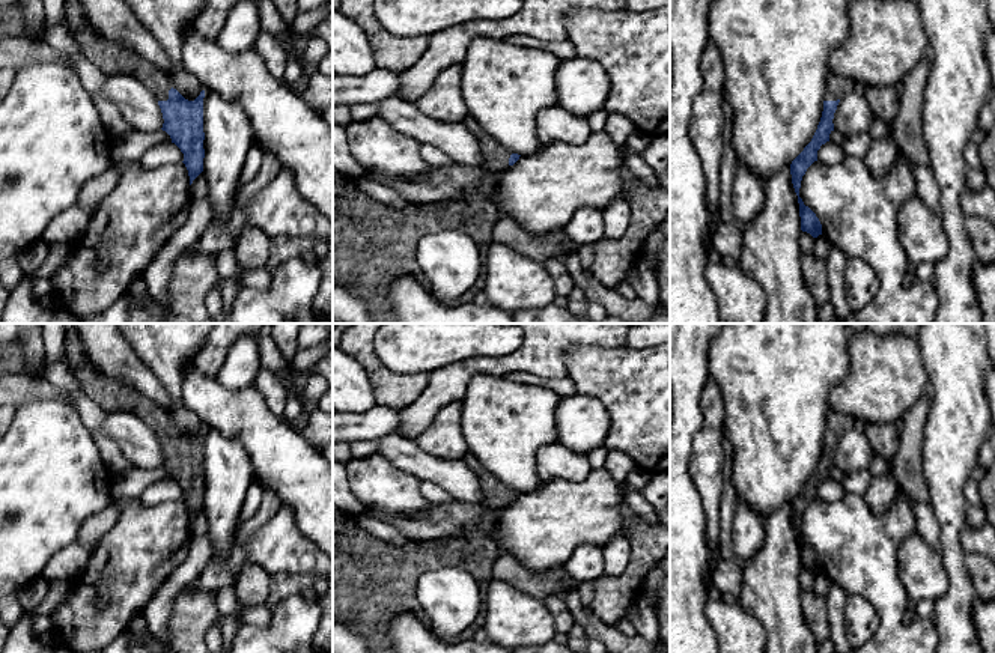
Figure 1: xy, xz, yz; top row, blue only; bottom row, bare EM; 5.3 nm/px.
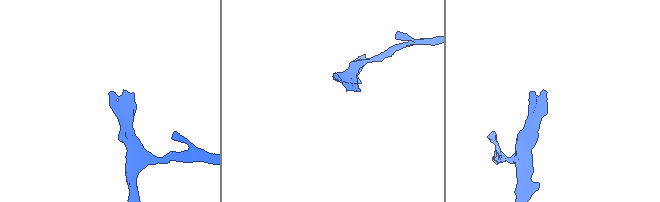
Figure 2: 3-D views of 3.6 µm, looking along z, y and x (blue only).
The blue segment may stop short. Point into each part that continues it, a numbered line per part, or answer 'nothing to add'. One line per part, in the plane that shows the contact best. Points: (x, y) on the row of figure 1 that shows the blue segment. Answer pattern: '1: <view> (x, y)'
1: xy (107, 56)

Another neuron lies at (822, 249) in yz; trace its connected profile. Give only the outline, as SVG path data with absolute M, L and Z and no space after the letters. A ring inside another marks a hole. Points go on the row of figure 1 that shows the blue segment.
M819 235L817 238L814 238L814 250L813 254L820 259L820 260L828 260L828 256L831 253L831 245L828 242L828 239L823 235Z

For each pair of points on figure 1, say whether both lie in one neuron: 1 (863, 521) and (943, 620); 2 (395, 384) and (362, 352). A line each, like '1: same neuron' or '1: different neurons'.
1: different neurons
2: same neuron

